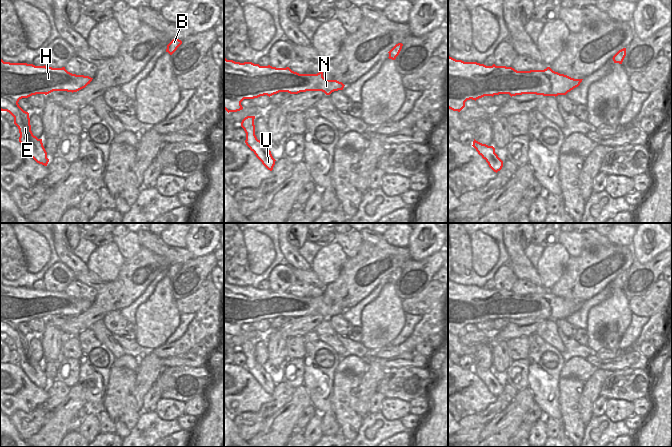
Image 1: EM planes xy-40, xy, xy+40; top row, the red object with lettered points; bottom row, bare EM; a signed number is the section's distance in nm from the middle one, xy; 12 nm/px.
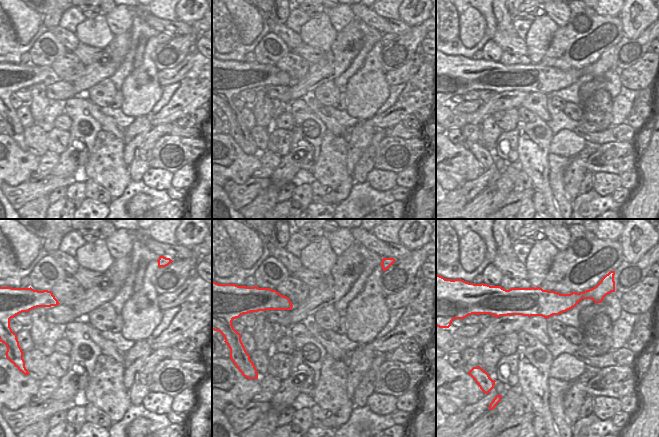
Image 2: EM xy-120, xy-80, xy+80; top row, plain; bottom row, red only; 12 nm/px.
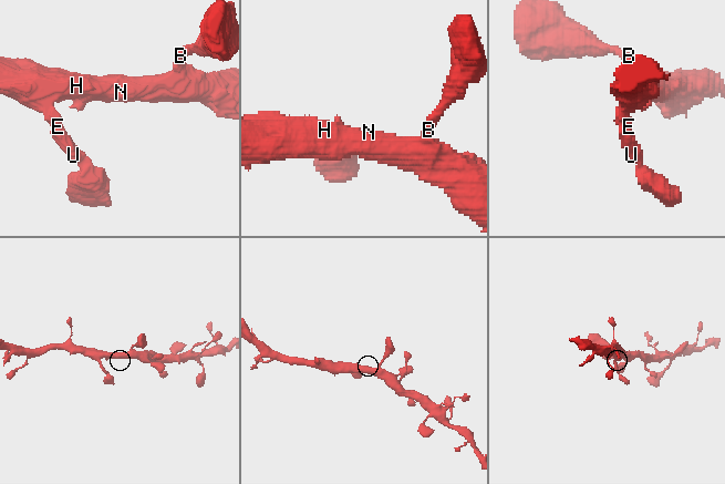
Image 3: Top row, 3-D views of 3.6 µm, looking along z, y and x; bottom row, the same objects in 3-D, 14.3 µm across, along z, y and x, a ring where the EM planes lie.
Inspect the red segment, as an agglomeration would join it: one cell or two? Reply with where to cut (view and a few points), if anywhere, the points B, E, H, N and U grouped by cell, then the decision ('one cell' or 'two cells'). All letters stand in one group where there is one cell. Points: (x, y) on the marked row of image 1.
no cut | B E H N U | one cell

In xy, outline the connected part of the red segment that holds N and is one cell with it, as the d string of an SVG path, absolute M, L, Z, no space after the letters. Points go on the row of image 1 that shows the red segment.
M224 57L224 109L237 112L243 109L241 102L244 99L254 99L260 96L272 96L279 92L298 94L306 91L322 91L330 95L334 91L343 90L344 84L337 80L326 80L323 71L317 74L299 74L289 67L276 68L270 65L260 66L252 62L235 62Z

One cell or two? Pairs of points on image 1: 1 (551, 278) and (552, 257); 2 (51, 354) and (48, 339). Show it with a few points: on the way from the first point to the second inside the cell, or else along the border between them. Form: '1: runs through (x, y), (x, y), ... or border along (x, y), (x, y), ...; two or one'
1: runs through (551, 273), (552, 262); one
2: runs through (51, 350), (51, 343); one

